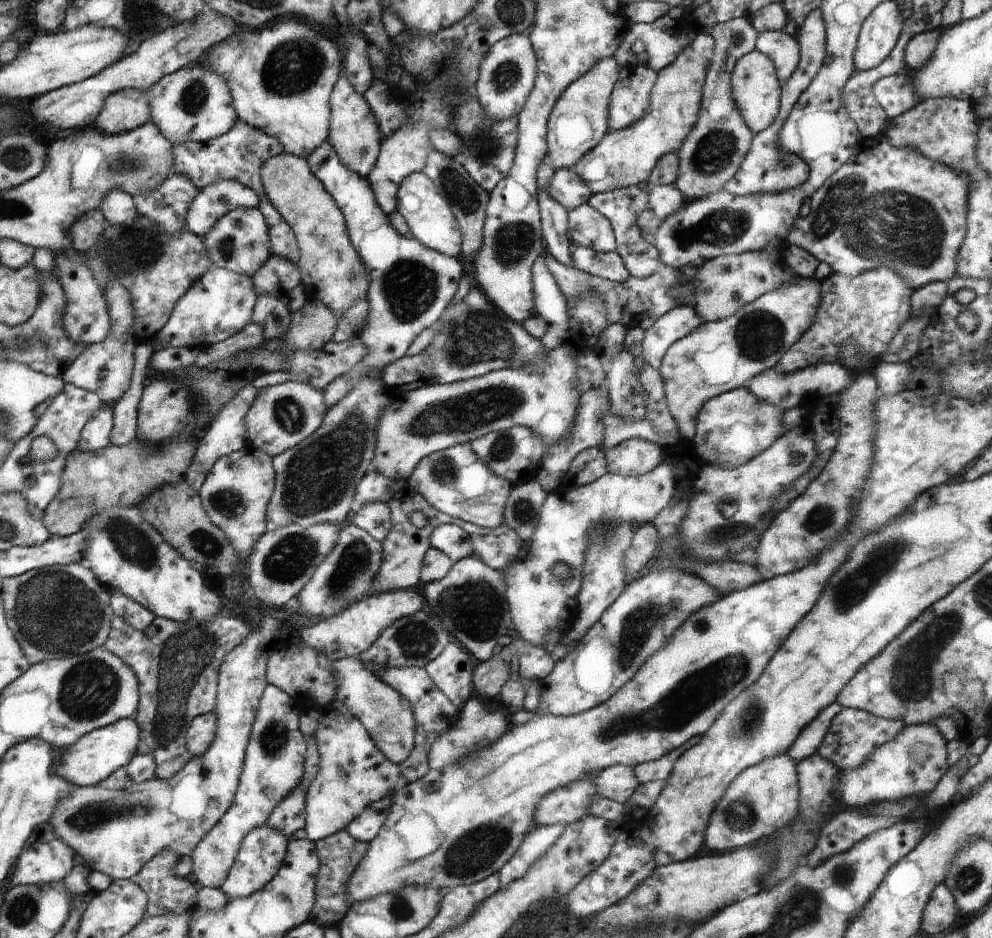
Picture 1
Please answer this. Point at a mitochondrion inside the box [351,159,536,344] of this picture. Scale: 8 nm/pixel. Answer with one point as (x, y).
(410, 287)

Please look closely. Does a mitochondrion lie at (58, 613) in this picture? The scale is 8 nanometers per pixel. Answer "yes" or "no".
yes

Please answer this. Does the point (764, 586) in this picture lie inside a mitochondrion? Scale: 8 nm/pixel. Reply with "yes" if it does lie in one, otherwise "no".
no

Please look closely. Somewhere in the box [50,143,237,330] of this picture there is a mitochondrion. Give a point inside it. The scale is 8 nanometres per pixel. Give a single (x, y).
(125, 253)

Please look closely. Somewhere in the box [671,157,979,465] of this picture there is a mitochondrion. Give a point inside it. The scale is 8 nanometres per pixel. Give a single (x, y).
(869, 221)

